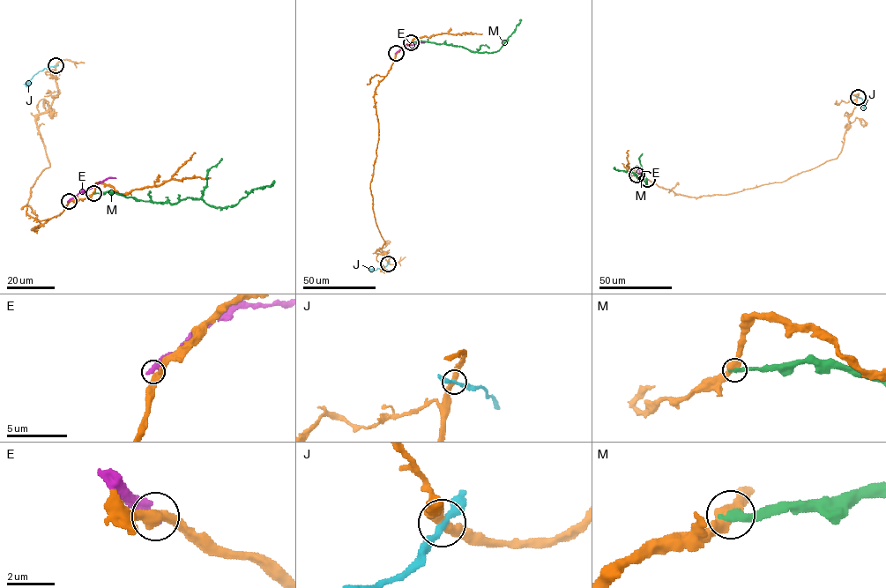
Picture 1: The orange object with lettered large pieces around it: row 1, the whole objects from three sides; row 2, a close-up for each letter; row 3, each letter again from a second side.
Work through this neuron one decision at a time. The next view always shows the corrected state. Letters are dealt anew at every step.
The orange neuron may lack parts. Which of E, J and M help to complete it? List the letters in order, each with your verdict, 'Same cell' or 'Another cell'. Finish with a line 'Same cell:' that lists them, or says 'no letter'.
E: Another cell
J: Another cell
M: Another cell
Same cell: no letter

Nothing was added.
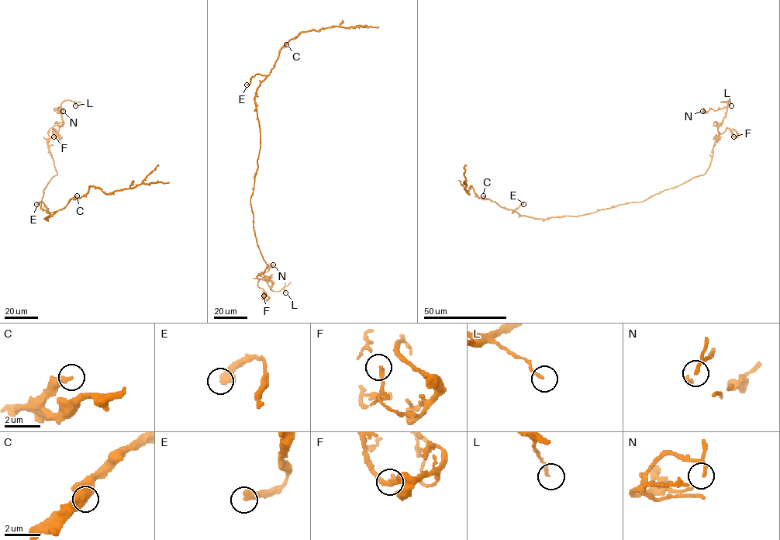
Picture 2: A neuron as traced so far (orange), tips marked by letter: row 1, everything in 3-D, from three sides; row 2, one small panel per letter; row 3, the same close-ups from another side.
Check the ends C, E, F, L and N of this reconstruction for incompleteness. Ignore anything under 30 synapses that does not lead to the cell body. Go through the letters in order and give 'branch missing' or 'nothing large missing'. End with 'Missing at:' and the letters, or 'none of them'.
C: nothing large missing
E: nothing large missing
F: nothing large missing
L: nothing large missing
N: nothing large missing
Missing at: none of them

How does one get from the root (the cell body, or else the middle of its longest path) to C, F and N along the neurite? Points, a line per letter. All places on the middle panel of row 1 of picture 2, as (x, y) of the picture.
C: (257, 159), (260, 131), (255, 95), (260, 84), (273, 67), (278, 51), (286, 44)
F: (257, 159), (250, 205), (257, 243), (267, 264), (257, 276), (257, 285), (264, 290), (264, 295)
N: (257, 159), (250, 205), (257, 243), (267, 267), (257, 277), (270, 279), (270, 288), (264, 273), (273, 264)

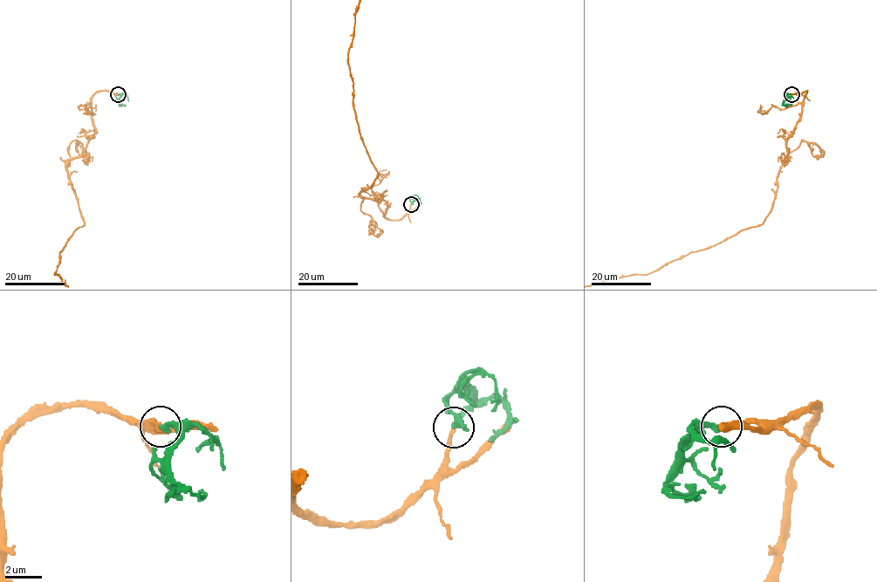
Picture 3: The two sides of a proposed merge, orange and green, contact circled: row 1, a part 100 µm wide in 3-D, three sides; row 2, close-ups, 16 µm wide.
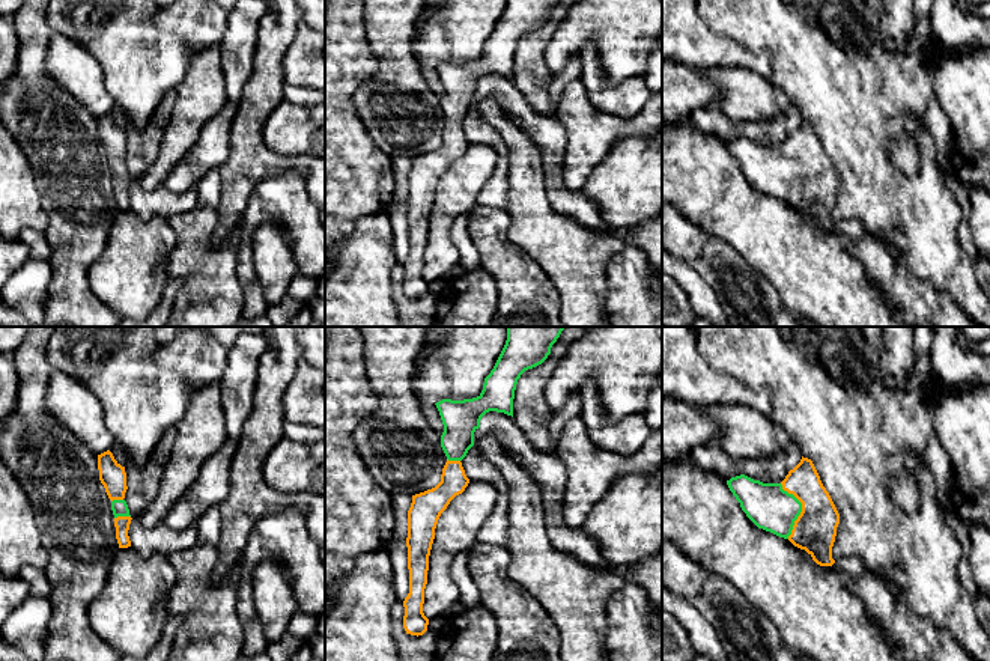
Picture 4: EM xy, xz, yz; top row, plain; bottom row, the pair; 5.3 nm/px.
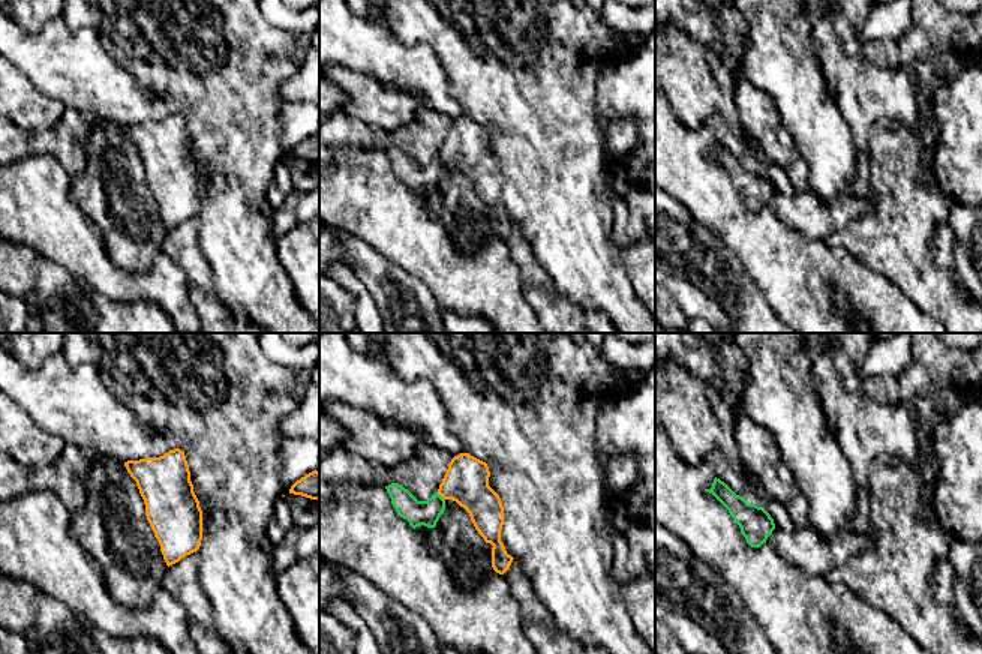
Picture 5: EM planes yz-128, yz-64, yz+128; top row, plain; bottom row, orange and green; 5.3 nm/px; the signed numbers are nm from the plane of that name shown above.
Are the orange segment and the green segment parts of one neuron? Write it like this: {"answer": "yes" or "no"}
{"answer": "yes"}

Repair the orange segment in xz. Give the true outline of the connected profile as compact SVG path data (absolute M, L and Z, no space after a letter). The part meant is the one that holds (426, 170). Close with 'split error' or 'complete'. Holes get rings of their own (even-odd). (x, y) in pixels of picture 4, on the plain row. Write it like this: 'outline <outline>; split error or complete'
outline M507 0L477 60L442 62L435 66L444 87L441 110L447 125L442 131L441 145L432 152L412 158L408 173L409 256L403 263L403 291L406 297L418 300L427 294L429 282L423 276L423 267L435 191L450 164L462 157L469 146L460 123L474 108L474 95L480 90L481 80L489 74L513 80L518 42L525 33L542 27L548 21L557 2Z; split error

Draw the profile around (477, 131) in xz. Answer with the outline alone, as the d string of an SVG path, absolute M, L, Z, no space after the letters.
M471 110L460 123L469 145L487 145L497 152L495 169L477 196L477 205L504 208L509 197L509 154L500 133Z

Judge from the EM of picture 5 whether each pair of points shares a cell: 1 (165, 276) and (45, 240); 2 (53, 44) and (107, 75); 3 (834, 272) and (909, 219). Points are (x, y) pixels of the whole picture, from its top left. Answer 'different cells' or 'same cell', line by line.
1: same cell
2: same cell
3: different cells

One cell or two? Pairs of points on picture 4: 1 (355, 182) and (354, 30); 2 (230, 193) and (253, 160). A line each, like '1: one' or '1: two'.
1: one
2: one

